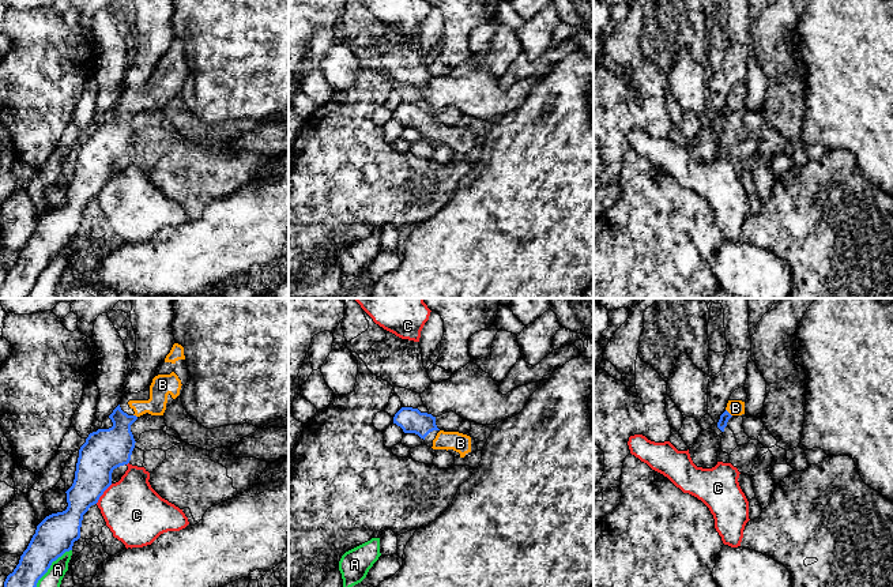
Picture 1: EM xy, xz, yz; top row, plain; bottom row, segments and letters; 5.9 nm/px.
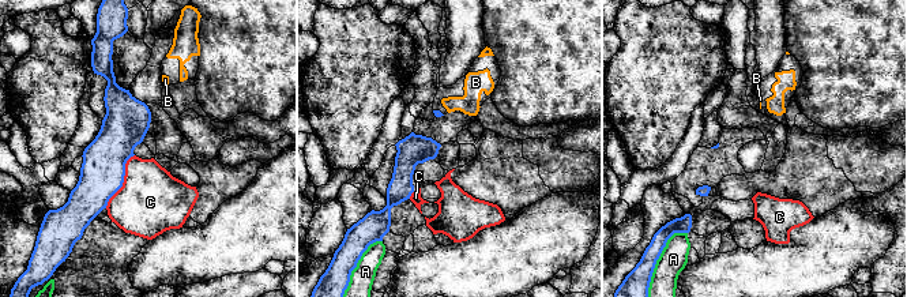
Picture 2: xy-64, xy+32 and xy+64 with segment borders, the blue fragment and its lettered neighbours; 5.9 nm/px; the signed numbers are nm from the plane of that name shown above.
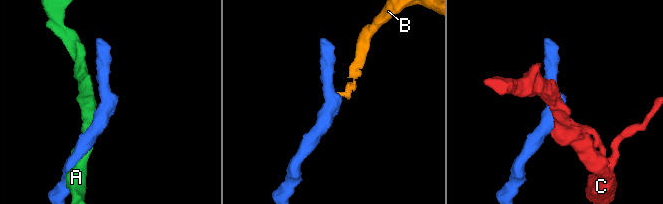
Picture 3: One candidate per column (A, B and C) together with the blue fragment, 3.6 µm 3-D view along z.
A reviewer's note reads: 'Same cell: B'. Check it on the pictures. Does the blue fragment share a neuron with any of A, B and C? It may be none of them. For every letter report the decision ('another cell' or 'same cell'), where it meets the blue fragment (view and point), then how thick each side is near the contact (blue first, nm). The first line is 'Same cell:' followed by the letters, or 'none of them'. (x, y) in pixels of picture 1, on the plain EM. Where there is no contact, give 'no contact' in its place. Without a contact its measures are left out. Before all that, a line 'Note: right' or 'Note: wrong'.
Note: right
Same cell: B
A: another cell; meets blue in xy at (45, 267); 240 nm thick on the blue side, 160 nm on the other
B: same cell; meets blue in yz at (728, 108); 60 nm thick on the blue side, 100 nm on the other
C: another cell; meets blue in xy at (102, 188); 240 nm thick on the blue side, 360 nm on the other

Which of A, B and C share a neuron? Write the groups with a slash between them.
A / B / C

